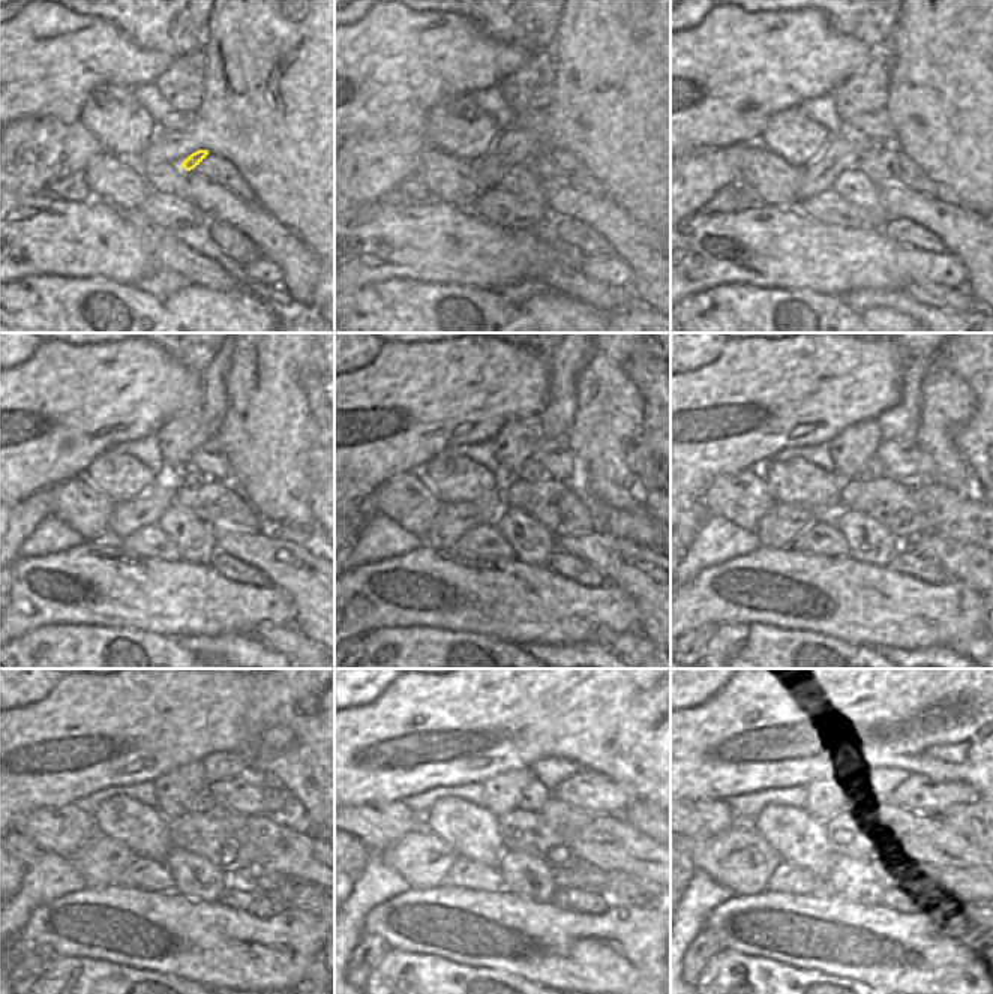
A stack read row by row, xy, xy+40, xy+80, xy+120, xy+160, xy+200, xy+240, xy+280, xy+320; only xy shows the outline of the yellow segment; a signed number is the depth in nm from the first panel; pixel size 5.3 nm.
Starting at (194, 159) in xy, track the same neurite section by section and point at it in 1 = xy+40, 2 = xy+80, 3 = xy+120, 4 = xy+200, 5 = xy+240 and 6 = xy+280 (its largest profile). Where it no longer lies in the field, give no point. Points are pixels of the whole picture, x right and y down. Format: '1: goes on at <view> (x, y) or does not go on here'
1: goes on at xy+40 (537, 152)
2: goes on at xy+80 (869, 146)
3: goes on at xy+120 (191, 476)
4: goes on at xy+200 (873, 468)
5: goes on at xy+240 (203, 801)
6: goes on at xy+280 (534, 795)

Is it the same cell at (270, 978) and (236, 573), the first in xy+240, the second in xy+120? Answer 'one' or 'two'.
two

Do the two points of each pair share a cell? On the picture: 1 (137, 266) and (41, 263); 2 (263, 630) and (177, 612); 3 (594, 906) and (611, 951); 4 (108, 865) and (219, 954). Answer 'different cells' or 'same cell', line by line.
1: same cell
2: different cells
3: different cells
4: different cells

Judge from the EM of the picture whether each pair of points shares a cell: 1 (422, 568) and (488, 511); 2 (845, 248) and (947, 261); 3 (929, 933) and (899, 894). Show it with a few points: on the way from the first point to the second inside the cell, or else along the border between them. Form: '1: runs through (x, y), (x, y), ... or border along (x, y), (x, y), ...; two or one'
1: border along (426, 541), (453, 546); two
2: runs through (870, 260), (876, 263), (921, 263); one
3: border along (948, 904), (935, 913), (897, 912), (887, 906); two

